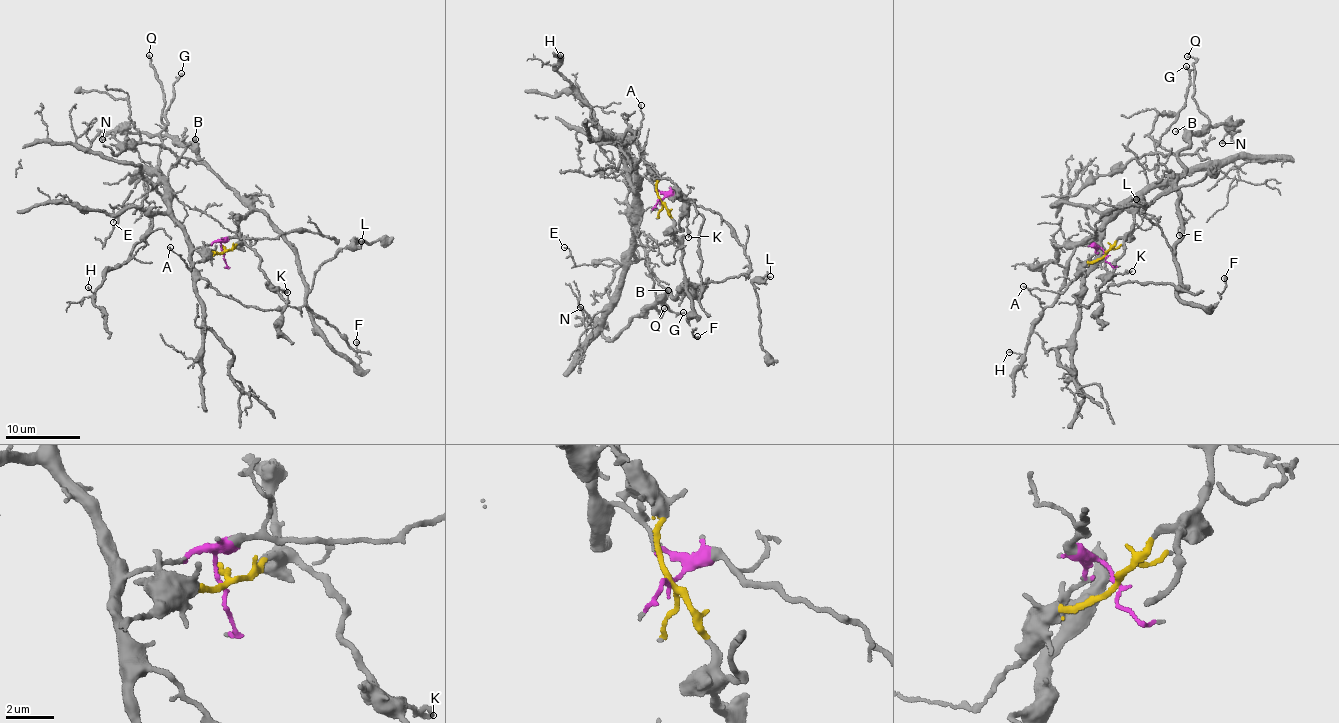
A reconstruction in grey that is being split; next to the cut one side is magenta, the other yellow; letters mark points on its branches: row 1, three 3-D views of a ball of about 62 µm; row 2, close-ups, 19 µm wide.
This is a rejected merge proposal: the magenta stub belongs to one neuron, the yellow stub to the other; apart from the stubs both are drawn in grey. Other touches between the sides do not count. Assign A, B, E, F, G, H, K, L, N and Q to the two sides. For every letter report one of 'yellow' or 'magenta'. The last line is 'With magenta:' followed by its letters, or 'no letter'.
A: yellow
B: yellow
E: magenta
F: yellow
G: magenta
H: magenta
K: yellow
L: yellow
N: yellow
Q: yellow
With magenta: E, G, H

